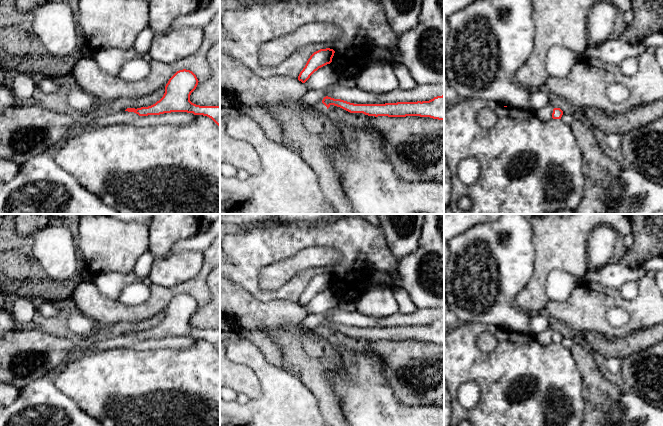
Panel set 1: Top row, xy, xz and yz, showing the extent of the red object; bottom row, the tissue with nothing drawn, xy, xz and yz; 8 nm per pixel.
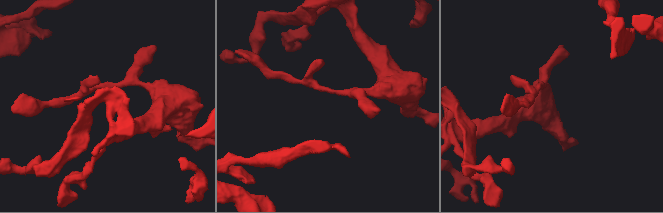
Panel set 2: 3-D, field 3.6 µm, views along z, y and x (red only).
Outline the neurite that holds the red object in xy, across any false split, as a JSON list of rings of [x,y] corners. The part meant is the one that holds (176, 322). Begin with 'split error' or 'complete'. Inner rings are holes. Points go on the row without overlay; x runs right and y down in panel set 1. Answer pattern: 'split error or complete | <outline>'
complete | [[[190,294],[177,295],[165,310],[163,321],[155,328],[141,332],[127,332],[139,340],[160,339],[171,336],[187,336],[211,342],[220,351],[220,330],[200,330],[190,325],[191,317],[198,309],[196,299]]]

